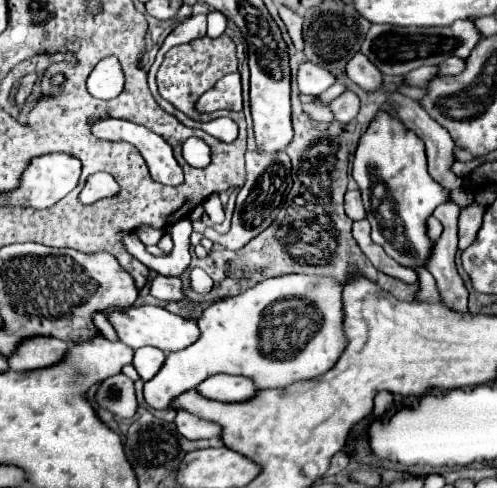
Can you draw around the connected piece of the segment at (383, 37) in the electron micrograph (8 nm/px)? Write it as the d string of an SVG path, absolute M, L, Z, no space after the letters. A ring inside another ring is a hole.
M457 20L445 28L401 28L401 26L387 26L387 24L373 24L361 44L361 52L383 72L383 74L399 74L405 76L407 72L419 66L437 66L443 62L445 56L467 58L475 44L479 44L481 36L471 20Z

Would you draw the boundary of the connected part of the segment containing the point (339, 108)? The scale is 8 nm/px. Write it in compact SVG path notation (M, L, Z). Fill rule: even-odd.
M345 90L341 96L337 96L335 100L329 102L329 108L331 108L331 112L335 114L335 120L337 120L337 122L347 124L347 122L351 122L351 120L357 116L357 112L359 112L359 98L357 98L351 90Z

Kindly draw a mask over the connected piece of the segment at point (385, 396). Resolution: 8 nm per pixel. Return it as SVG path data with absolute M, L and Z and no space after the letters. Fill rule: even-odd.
M379 392L374 398L374 408L372 412L373 418L380 418L393 405L394 395L391 392Z

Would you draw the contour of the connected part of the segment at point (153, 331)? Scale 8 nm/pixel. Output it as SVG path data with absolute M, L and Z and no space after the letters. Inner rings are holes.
M131 306L125 310L113 310L107 312L107 318L111 326L115 328L119 340L131 348L141 348L141 346L155 346L163 352L177 352L187 348L199 338L199 328L195 320L185 320L179 314L171 314L169 310L161 306Z

